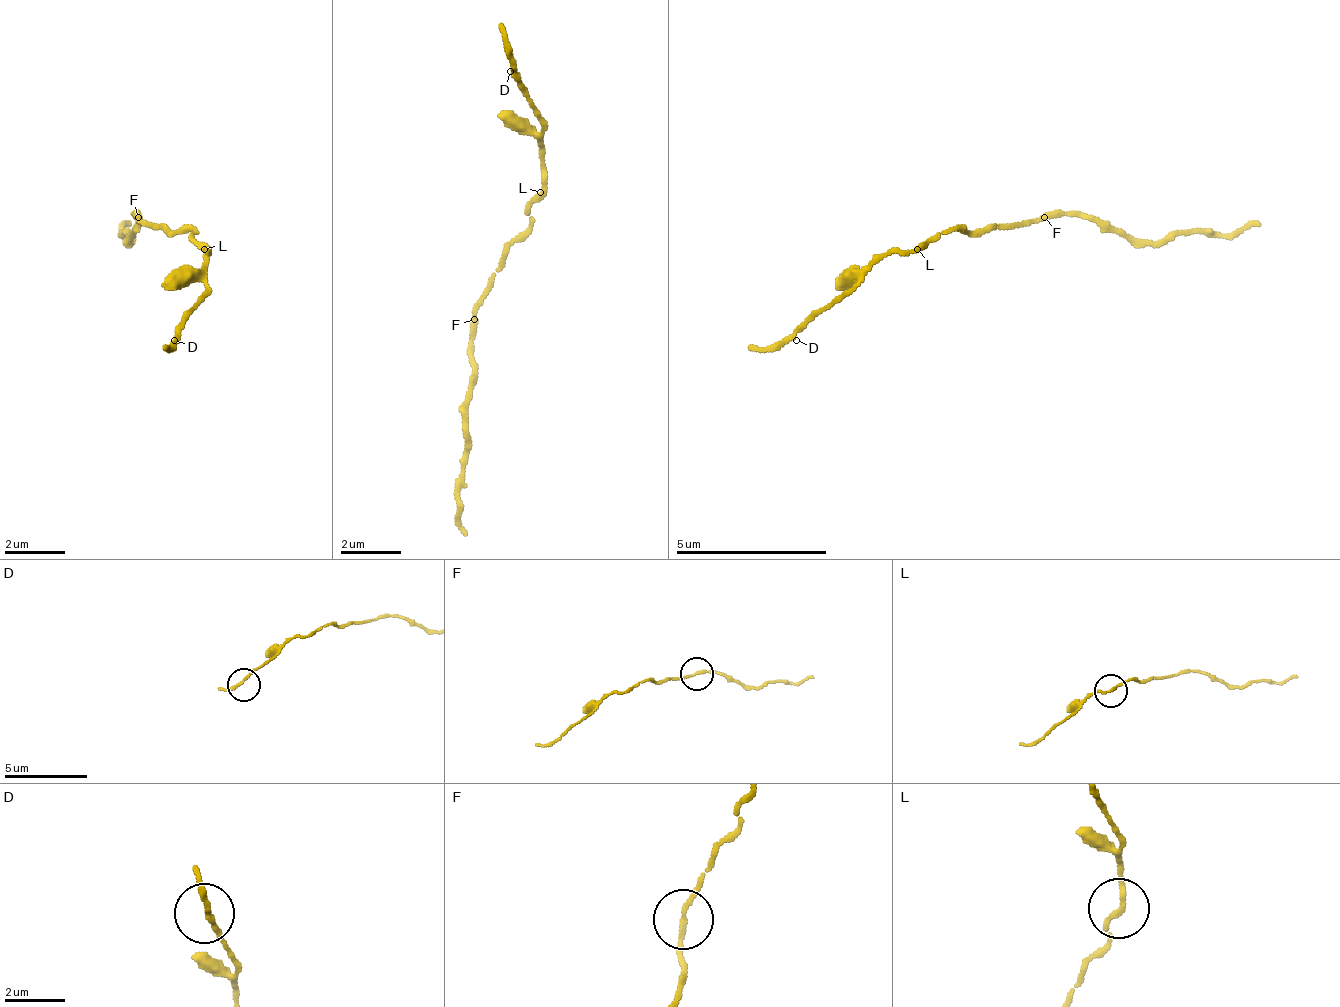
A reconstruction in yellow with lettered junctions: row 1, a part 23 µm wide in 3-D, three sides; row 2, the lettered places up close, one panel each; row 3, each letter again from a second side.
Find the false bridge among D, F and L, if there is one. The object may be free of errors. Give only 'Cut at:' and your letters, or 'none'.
Cut at: none

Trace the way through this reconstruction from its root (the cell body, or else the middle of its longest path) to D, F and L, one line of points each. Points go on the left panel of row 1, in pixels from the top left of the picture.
D: (166, 226), (174, 234), (182, 234), (189, 226), (204, 249), (204, 295), (189, 310), (182, 333), (174, 340)
F: (166, 226), (144, 226), (136, 219)
L: (166, 226), (174, 234), (182, 234), (189, 226), (204, 249)

